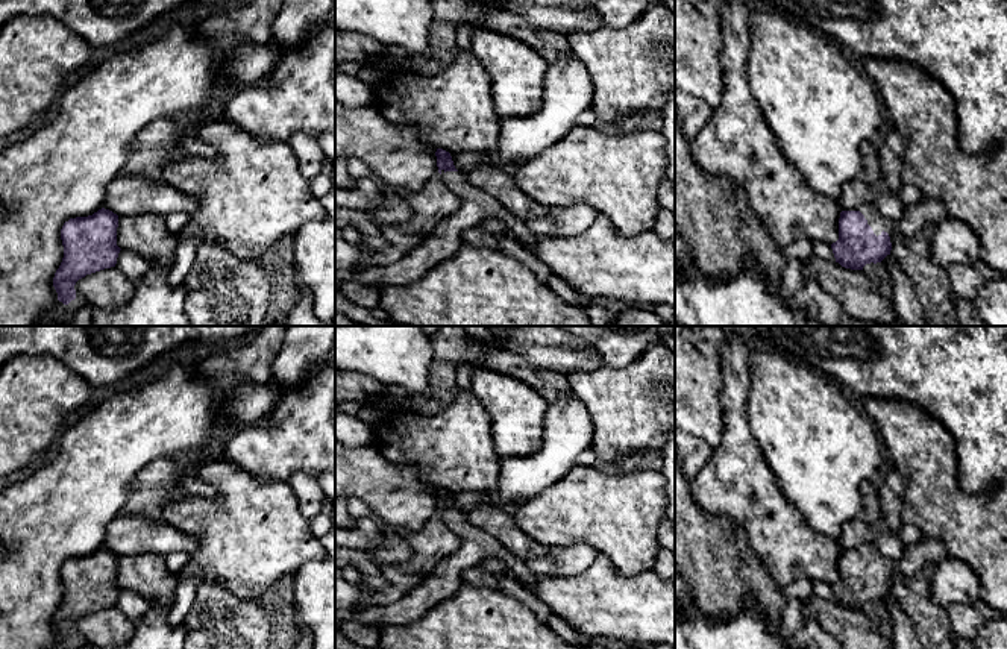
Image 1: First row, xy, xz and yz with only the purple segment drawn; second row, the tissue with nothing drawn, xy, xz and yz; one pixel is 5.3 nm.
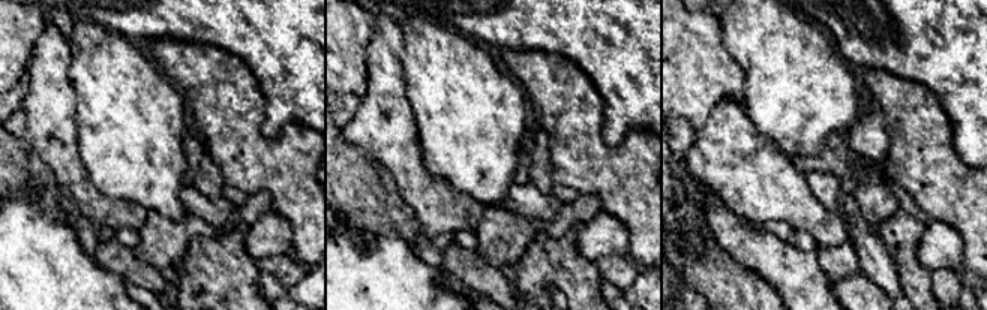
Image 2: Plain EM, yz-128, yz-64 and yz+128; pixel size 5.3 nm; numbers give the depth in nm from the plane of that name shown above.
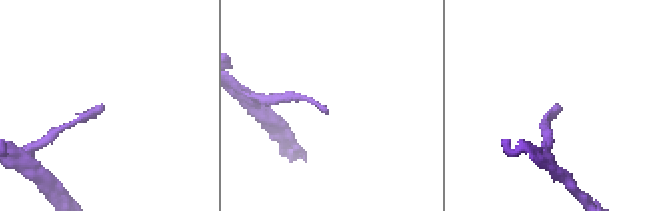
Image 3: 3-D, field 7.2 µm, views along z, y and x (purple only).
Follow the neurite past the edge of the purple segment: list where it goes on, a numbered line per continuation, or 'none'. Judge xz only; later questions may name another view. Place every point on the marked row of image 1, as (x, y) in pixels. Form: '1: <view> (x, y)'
1: xz (442, 243)

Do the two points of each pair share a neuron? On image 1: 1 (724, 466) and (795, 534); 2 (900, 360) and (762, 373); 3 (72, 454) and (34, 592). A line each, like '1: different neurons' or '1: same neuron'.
1: same neuron
2: different neurons
3: same neuron

